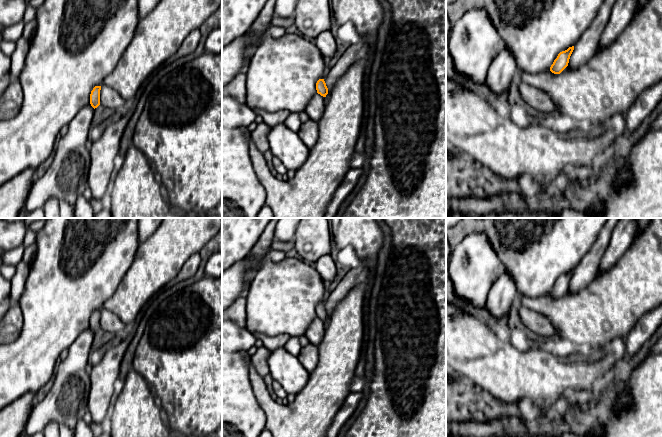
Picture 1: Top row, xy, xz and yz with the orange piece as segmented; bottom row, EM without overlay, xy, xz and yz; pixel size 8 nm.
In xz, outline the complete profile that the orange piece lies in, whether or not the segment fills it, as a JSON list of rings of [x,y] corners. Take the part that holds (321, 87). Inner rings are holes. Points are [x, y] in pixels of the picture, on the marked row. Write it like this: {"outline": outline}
{"outline": [[[319,79],[317,81],[316,90],[318,94],[320,94],[323,97],[326,97],[326,95],[328,94],[328,88],[326,86],[324,79]]]}

